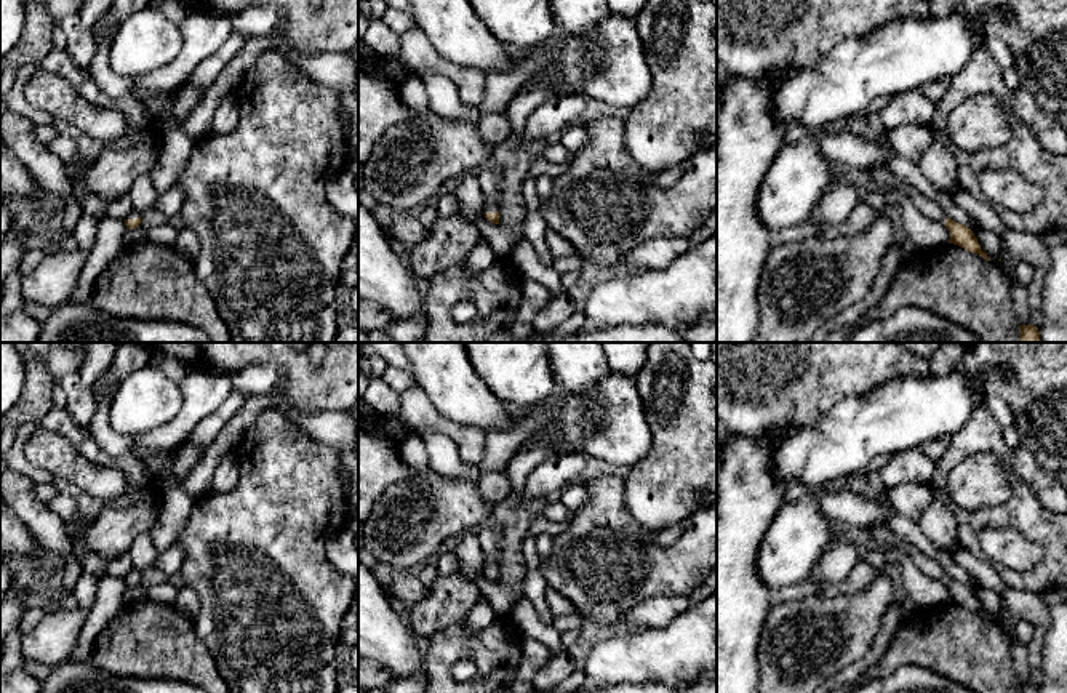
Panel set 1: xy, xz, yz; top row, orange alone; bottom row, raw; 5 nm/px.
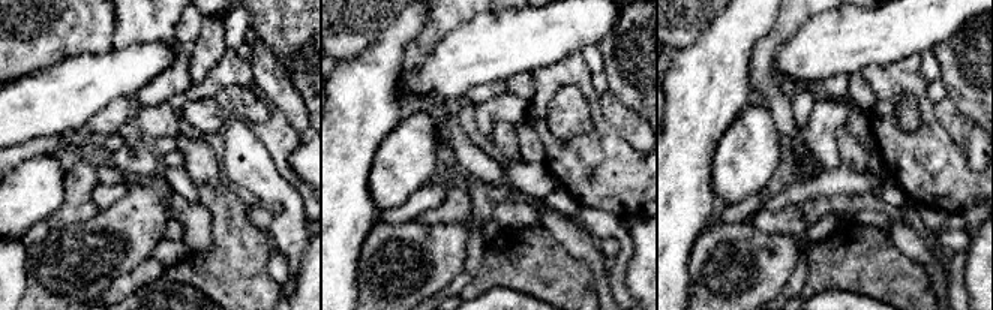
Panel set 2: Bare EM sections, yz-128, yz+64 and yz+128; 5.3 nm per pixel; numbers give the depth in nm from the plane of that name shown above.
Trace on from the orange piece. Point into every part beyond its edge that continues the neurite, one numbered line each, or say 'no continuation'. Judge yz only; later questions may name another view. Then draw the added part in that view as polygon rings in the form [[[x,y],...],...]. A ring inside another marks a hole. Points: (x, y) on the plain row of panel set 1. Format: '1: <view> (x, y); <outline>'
1: yz (885, 538); [[[873,523],[865,528],[869,538],[872,538],[880,549],[901,551],[909,557],[925,575],[945,581],[947,573],[931,559],[928,559],[920,549],[902,539],[893,531],[888,523]]]

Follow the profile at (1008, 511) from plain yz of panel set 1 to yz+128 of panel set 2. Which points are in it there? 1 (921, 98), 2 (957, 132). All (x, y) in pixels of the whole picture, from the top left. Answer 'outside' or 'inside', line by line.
1: inside
2: outside

